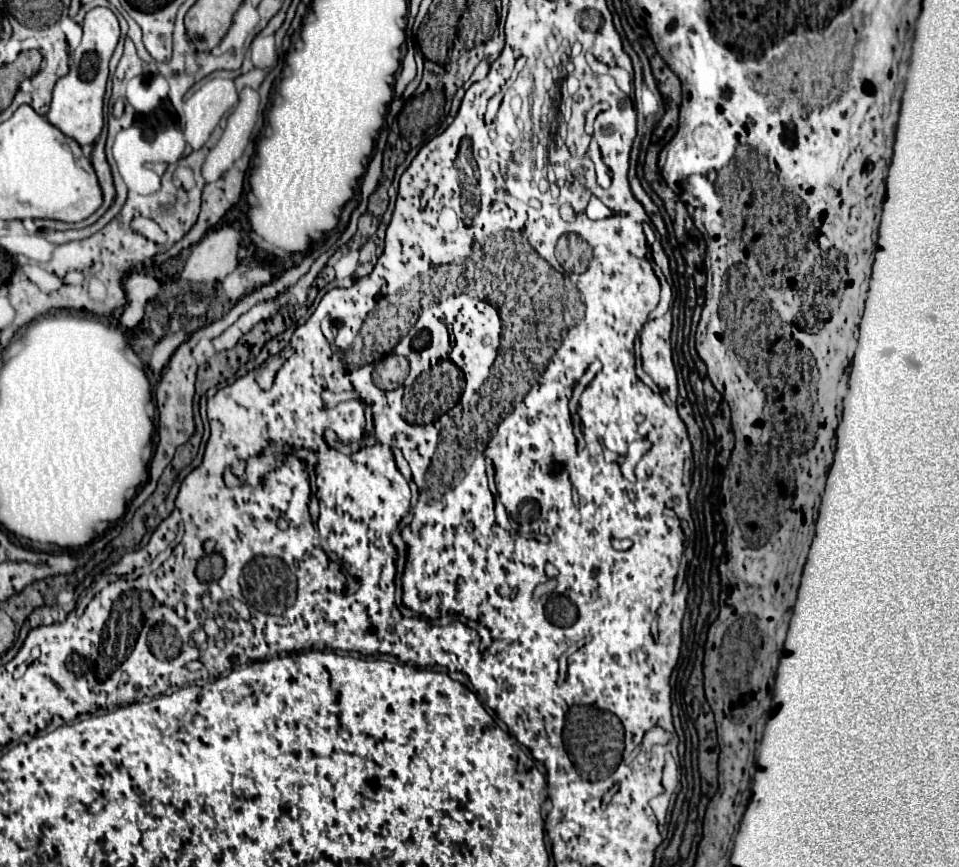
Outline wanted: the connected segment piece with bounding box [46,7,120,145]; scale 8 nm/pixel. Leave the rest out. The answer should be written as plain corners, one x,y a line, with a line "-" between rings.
96,7
86,13
82,29
84,29
82,41
70,53
70,71
56,81
46,117
64,135
72,137
80,145
90,145
98,139
104,125
102,99
108,81
108,61
120,39
120,25
116,15
108,7

